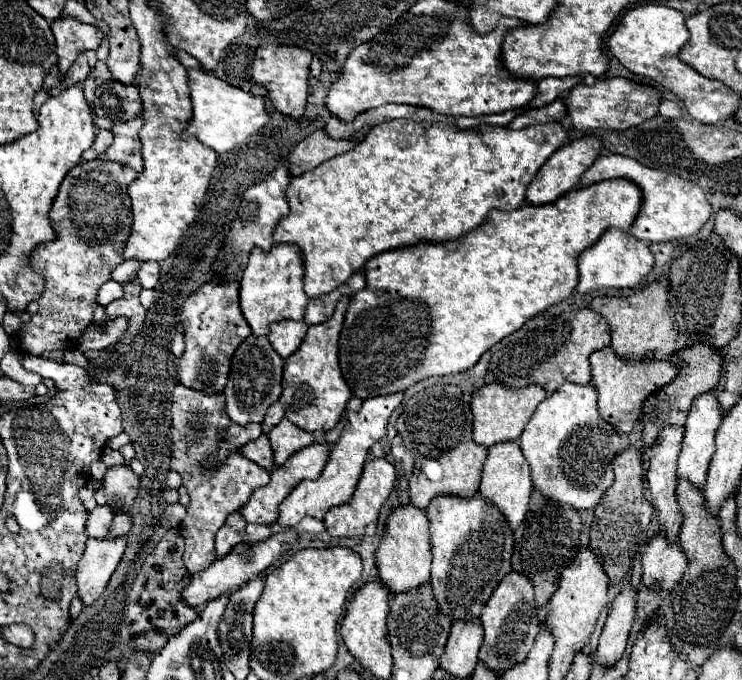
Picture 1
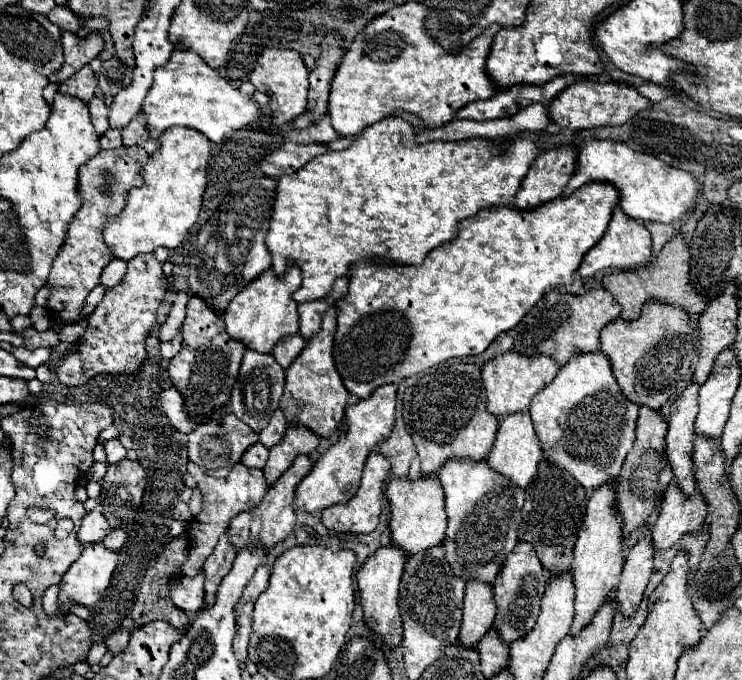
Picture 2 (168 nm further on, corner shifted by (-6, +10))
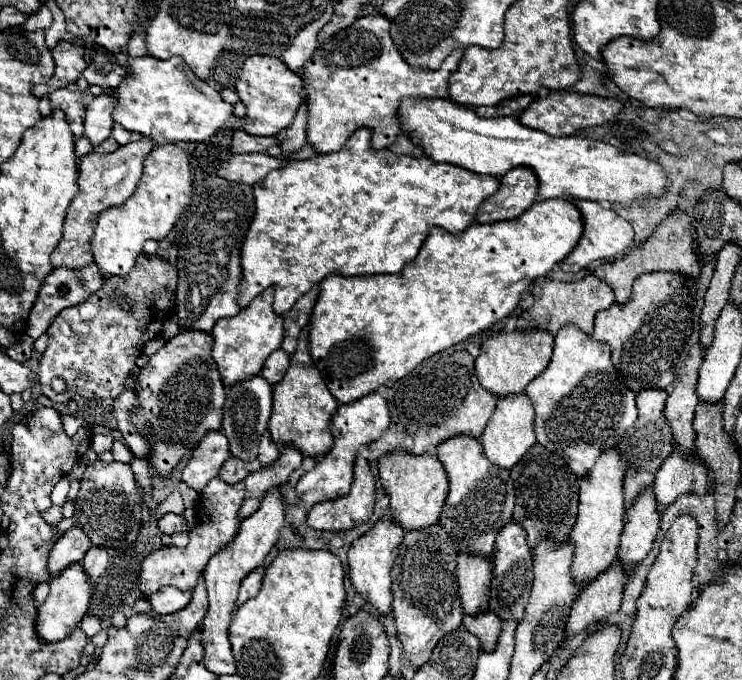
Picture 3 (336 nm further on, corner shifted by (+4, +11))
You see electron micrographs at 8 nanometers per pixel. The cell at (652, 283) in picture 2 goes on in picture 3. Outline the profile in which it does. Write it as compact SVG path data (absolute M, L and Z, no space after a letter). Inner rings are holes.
M673 210L663 222L657 224L655 232L639 246L635 246L629 254L623 258L615 258L599 266L593 274L601 280L605 280L613 292L619 304L623 304L631 296L631 284L637 276L647 274L647 272L659 272L659 270L669 270L669 272L681 272L687 276L693 276L697 280L697 248L695 248L695 228L691 224L691 218L683 210Z

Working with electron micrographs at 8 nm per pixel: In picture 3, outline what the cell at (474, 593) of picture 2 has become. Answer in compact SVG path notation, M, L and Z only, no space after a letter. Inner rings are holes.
M459 552L457 580L465 614L485 612L489 604L489 586L493 578L491 568L491 558L485 560L485 556L469 556L467 552Z

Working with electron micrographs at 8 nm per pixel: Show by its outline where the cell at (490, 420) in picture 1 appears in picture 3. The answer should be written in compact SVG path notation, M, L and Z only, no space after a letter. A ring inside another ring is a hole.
M499 330L481 344L481 354L475 360L475 374L481 382L481 386L485 390L491 390L497 396L521 394L525 390L525 386L547 368L547 364L551 360L551 350L553 350L553 336L549 332Z

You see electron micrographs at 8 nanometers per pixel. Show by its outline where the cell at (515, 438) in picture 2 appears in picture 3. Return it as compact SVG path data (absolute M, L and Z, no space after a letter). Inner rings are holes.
M525 394L505 396L505 400L499 400L485 432L481 434L481 444L485 448L485 456L493 464L511 470L525 456L525 452L537 442L535 430L533 430L533 418L535 418L535 410L533 410L529 396L525 396Z

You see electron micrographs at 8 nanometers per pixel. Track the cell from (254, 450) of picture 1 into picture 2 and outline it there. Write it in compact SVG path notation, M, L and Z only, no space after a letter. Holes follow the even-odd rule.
M255 443L255 445L251 445L251 449L247 449L247 453L243 453L241 463L247 465L247 467L263 469L265 463L267 463L267 457L269 457L269 449L261 443Z

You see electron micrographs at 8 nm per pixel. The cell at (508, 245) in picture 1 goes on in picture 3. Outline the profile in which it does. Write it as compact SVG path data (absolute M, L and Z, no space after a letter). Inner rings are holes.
M553 198L553 200L543 200L543 202L533 204L529 210L525 210L521 216L517 216L513 220L501 220L501 222L491 222L491 224L477 224L477 222L473 222L469 228L465 228L459 234L449 234L449 232L445 232L441 228L433 228L433 232L427 234L427 238L423 242L423 248L419 250L417 258L411 260L409 264L405 264L405 268L401 270L401 280L399 280L399 274L371 274L371 276L351 276L351 278L345 278L345 276L329 276L329 278L325 278L319 284L321 286L321 292L319 292L317 304L315 304L313 314L311 314L309 354L313 358L313 364L321 372L321 376L323 376L329 392L339 400L339 404L347 404L347 402L351 404L353 400L359 400L361 396L367 396L367 394L375 392L387 380L399 380L399 378L403 378L417 364L421 364L425 358L437 354L441 350L447 350L447 348L459 344L465 338L471 338L471 336L475 336L479 332L485 332L497 320L509 316L513 312L513 308L517 306L517 300L521 298L521 292L529 286L529 282L535 280L535 278L539 278L539 276L547 276L553 270L553 266L559 264L577 246L577 242L581 238L581 232L583 232L583 226L581 226L581 214L579 214L579 210L569 200Z

